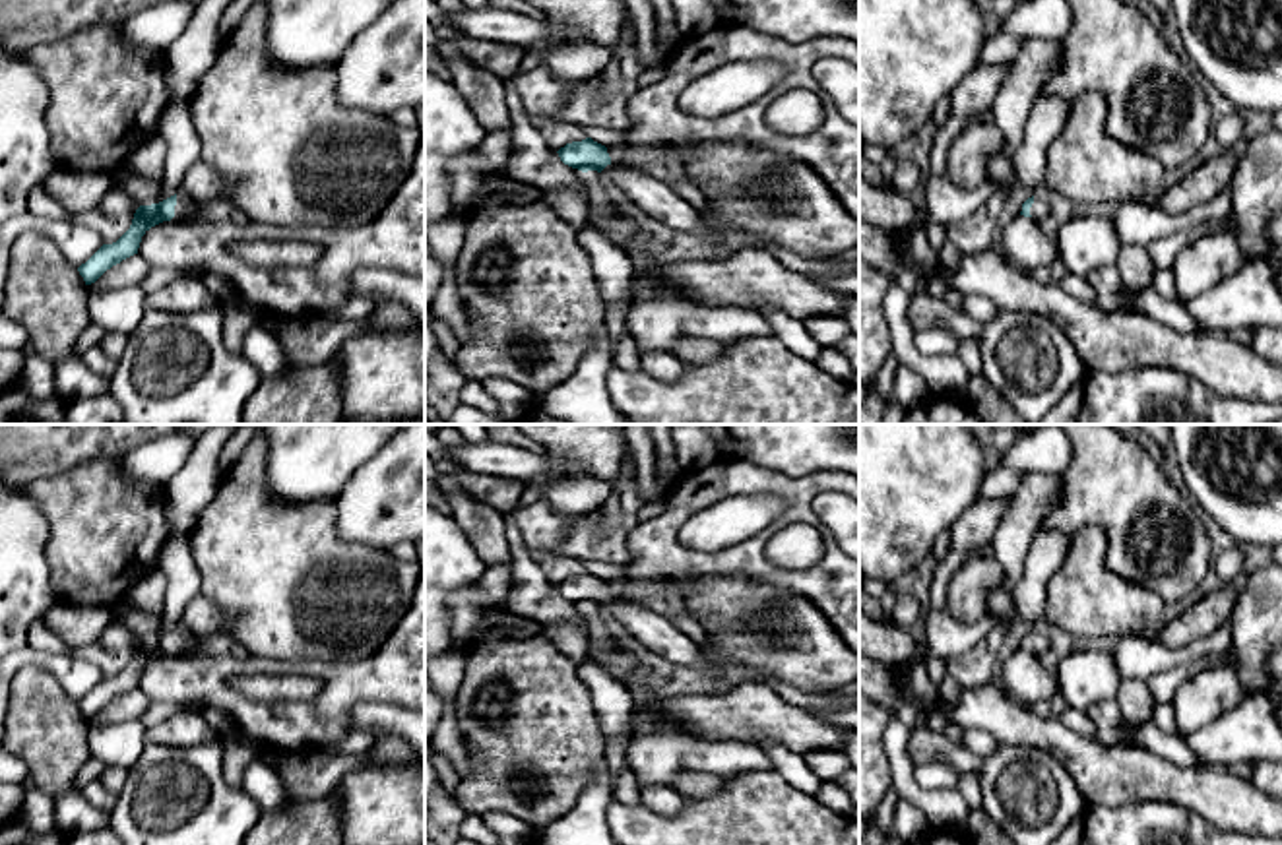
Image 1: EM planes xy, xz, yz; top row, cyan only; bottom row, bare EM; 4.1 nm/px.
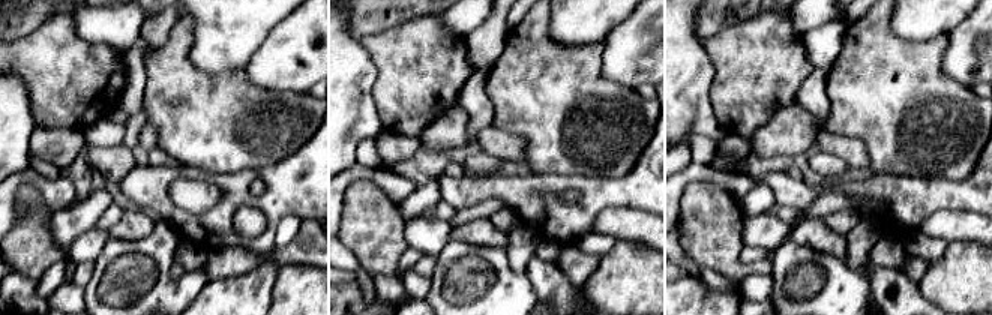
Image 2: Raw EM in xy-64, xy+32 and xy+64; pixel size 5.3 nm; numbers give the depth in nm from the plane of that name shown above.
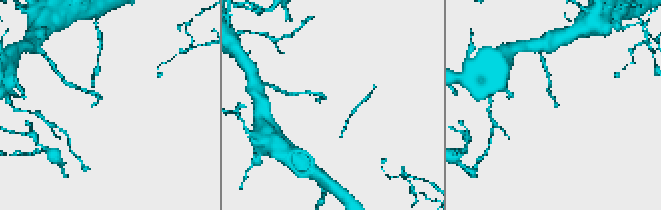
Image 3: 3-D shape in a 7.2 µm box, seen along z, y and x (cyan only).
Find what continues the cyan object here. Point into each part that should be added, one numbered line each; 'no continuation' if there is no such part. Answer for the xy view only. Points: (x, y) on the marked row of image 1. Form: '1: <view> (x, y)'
1: xy (185, 208)

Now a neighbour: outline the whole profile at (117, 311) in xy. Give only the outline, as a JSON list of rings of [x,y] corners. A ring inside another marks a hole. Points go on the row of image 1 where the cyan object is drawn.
[[[140,285],[89,293],[89,320],[107,333],[130,337],[147,310],[145,297]]]

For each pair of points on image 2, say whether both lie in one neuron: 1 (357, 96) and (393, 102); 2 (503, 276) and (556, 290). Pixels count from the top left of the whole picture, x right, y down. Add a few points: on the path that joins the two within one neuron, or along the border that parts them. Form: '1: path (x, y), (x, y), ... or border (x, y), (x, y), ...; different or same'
1: border (374, 63), (377, 78), (372, 99), (384, 129); different
2: border (524, 272), (538, 299); different

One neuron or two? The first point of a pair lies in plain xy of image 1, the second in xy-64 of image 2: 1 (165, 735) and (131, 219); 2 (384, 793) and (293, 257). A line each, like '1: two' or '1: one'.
1: one
2: two

